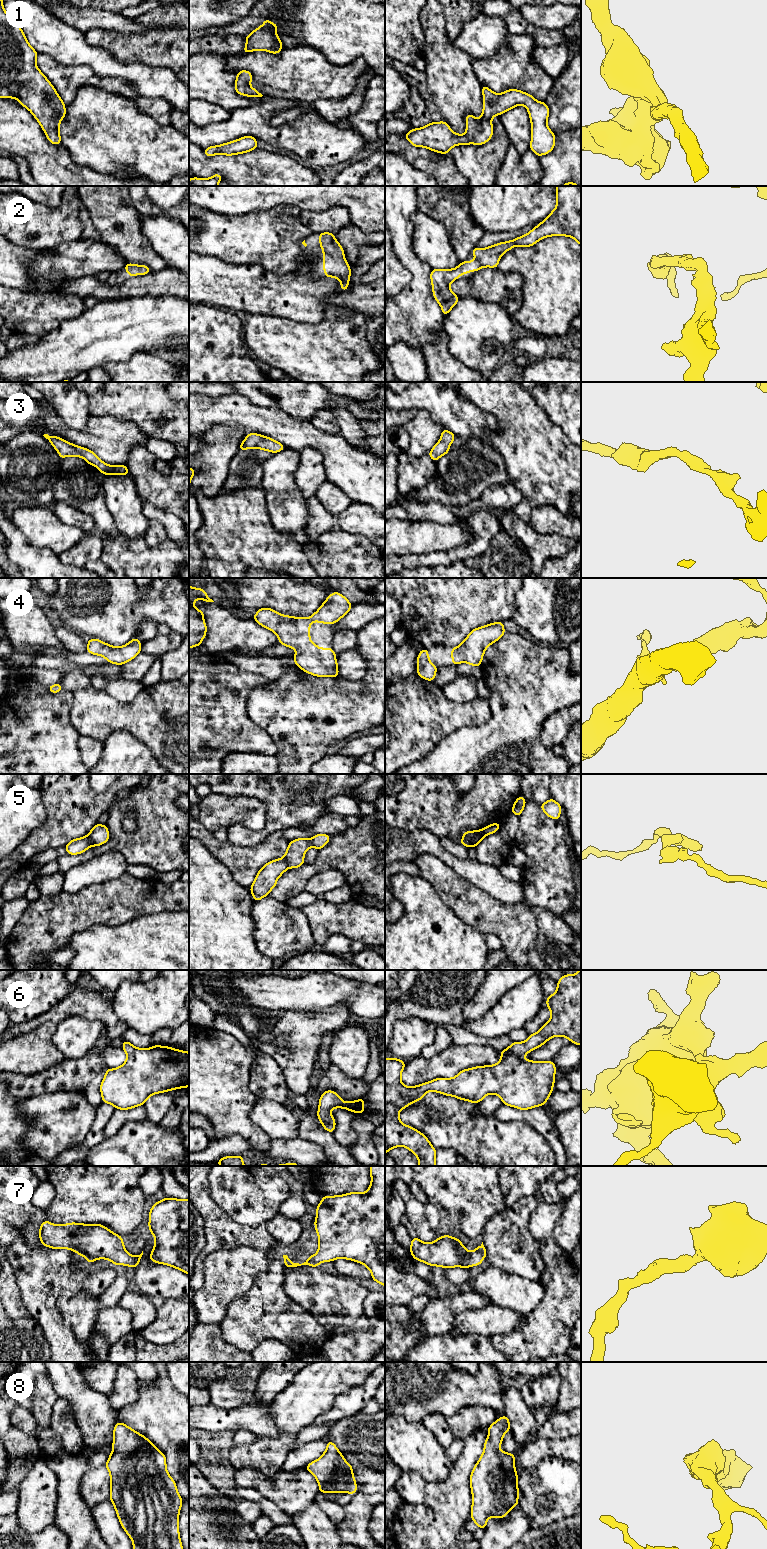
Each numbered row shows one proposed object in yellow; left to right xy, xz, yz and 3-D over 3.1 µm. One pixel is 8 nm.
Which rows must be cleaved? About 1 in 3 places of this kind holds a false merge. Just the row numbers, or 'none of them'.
5

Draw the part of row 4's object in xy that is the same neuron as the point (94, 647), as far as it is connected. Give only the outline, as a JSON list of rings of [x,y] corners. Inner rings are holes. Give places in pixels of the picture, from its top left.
[[[136,637],[121,647],[114,647],[99,639],[88,639],[87,652],[103,656],[109,663],[123,665],[141,652],[141,641]]]

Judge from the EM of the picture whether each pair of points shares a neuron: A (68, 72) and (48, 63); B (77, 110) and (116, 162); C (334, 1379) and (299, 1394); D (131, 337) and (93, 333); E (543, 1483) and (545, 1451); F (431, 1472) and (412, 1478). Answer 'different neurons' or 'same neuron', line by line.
A: same neuron
B: same neuron
C: same neuron
D: same neuron
E: different neurons
F: different neurons

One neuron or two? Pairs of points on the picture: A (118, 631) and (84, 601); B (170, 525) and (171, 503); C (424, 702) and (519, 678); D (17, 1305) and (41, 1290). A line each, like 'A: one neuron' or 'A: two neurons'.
A: one neuron
B: two neurons
C: two neurons
D: two neurons

